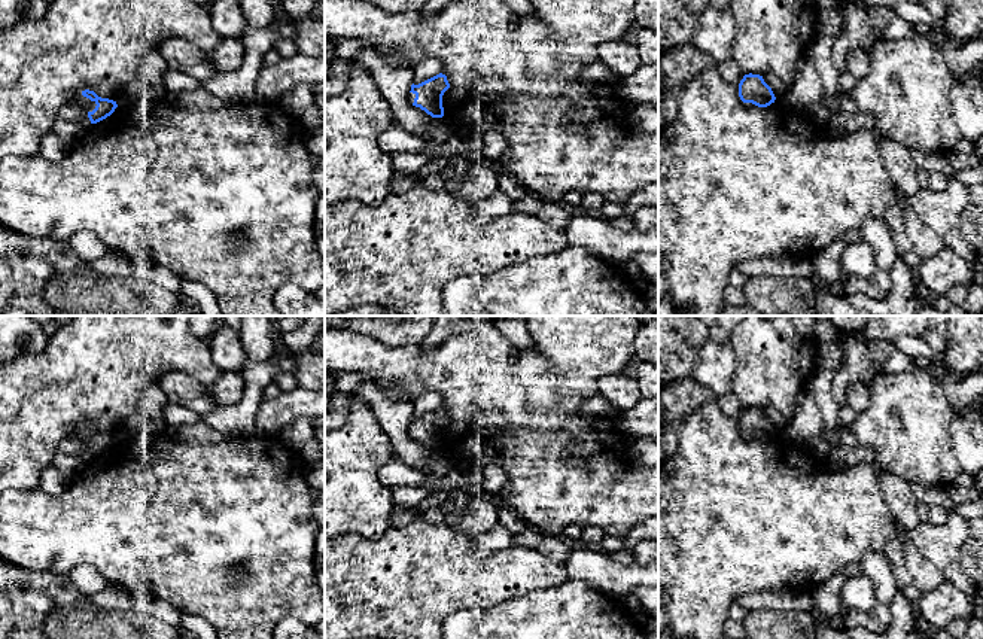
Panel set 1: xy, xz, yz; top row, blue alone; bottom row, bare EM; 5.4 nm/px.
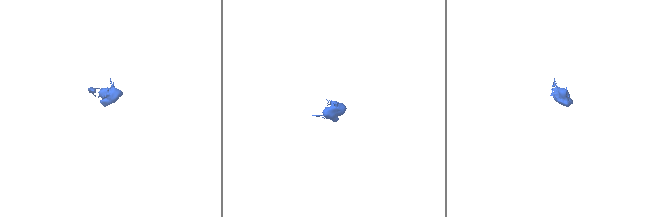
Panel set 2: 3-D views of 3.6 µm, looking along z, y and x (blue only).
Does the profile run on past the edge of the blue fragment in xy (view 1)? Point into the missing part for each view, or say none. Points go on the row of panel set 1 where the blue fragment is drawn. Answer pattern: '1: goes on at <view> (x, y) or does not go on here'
1: goes on at xy (82, 102)

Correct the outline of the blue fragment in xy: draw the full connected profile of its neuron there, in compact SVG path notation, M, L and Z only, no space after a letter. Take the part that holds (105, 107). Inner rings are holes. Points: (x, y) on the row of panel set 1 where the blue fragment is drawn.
M85 89L77 95L73 106L82 107L88 112L91 124L97 124L110 116L118 107L116 101L98 97L94 91Z

